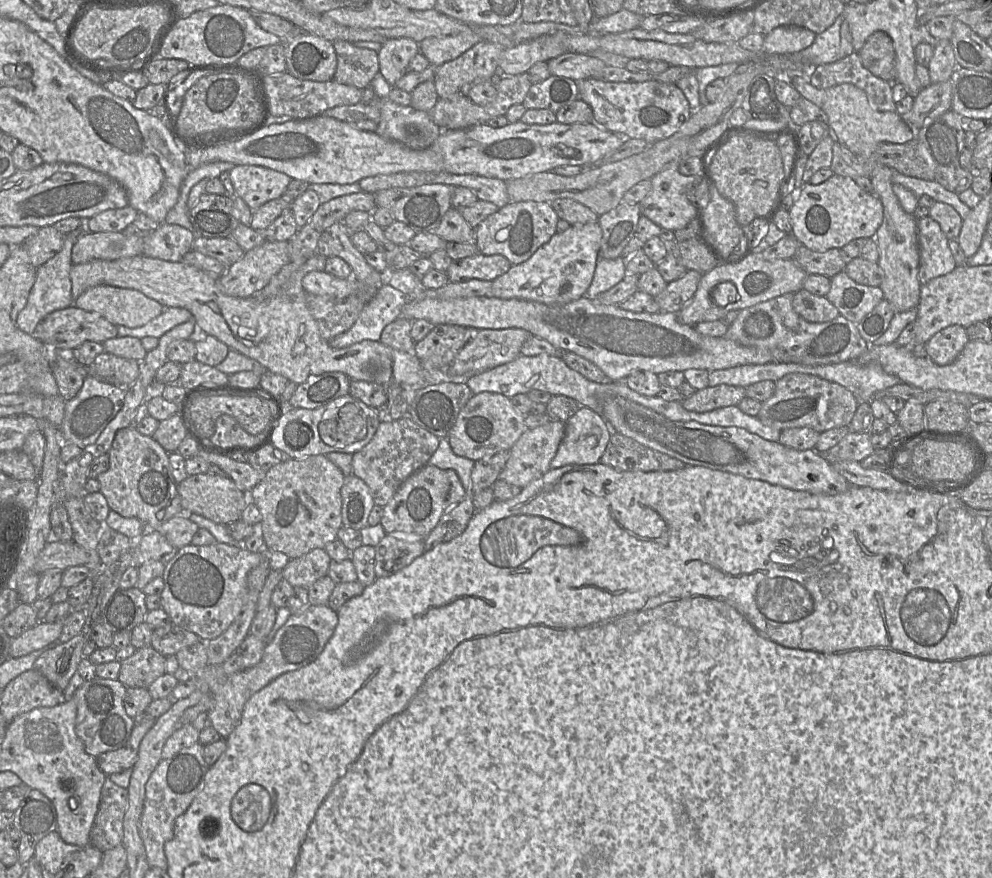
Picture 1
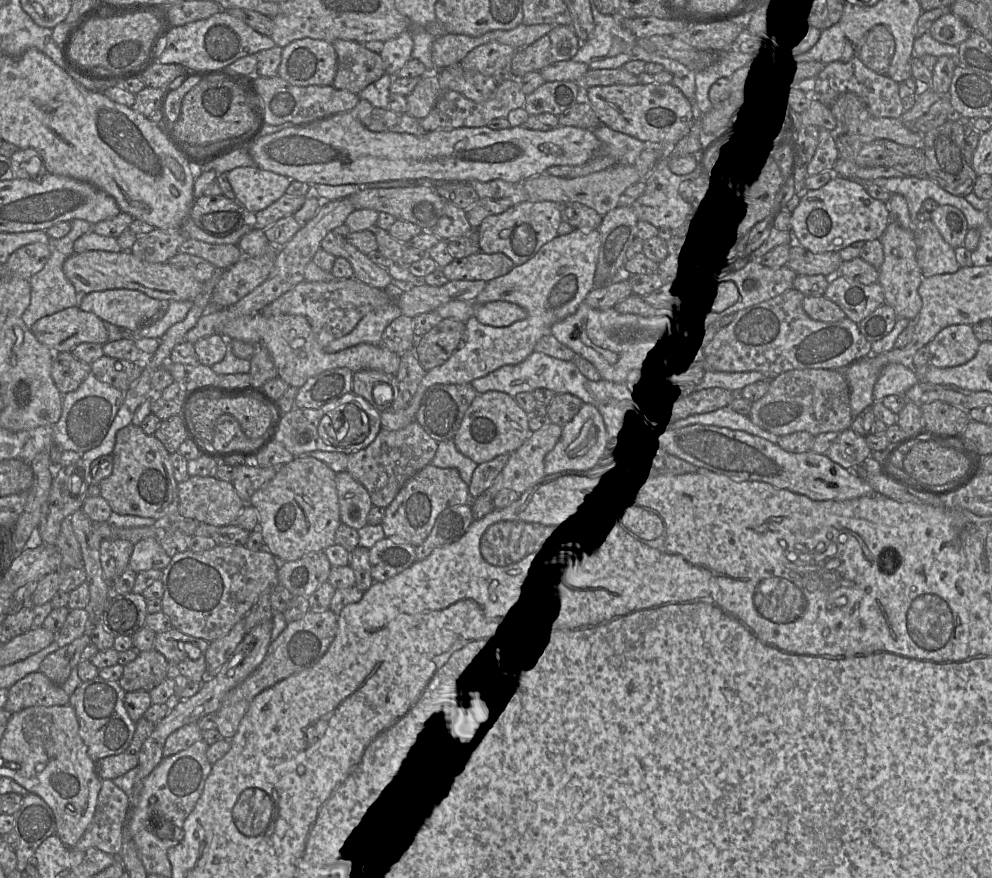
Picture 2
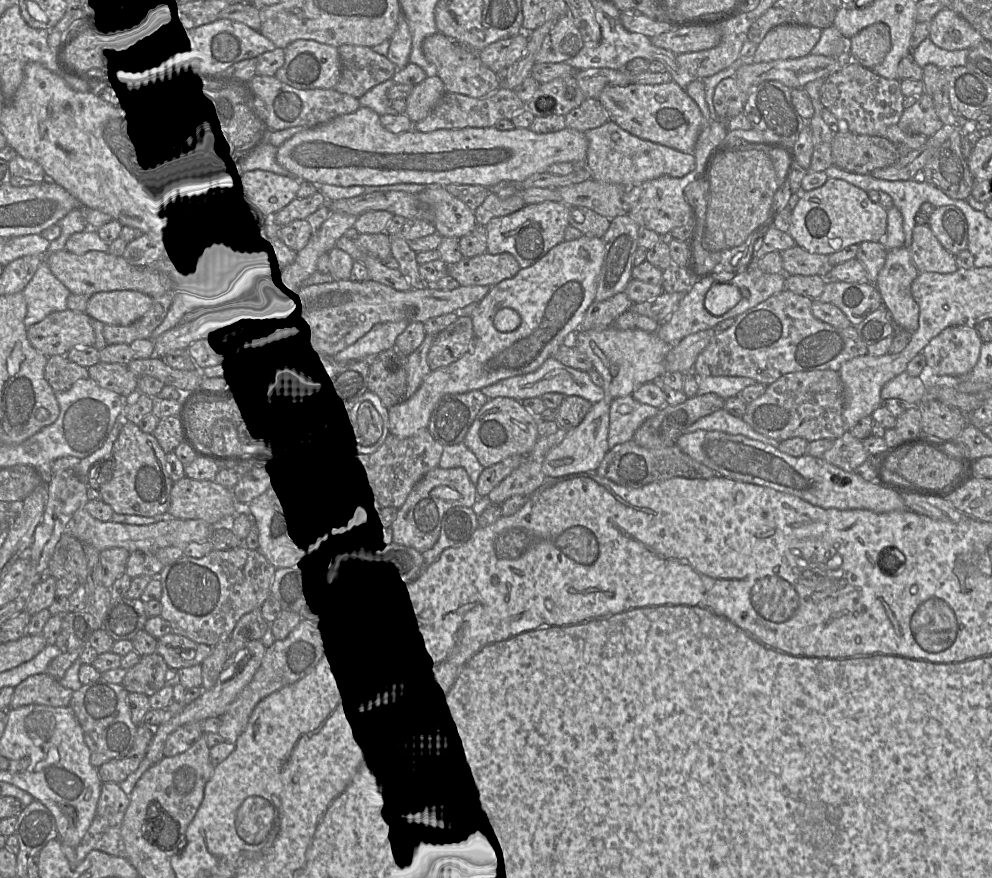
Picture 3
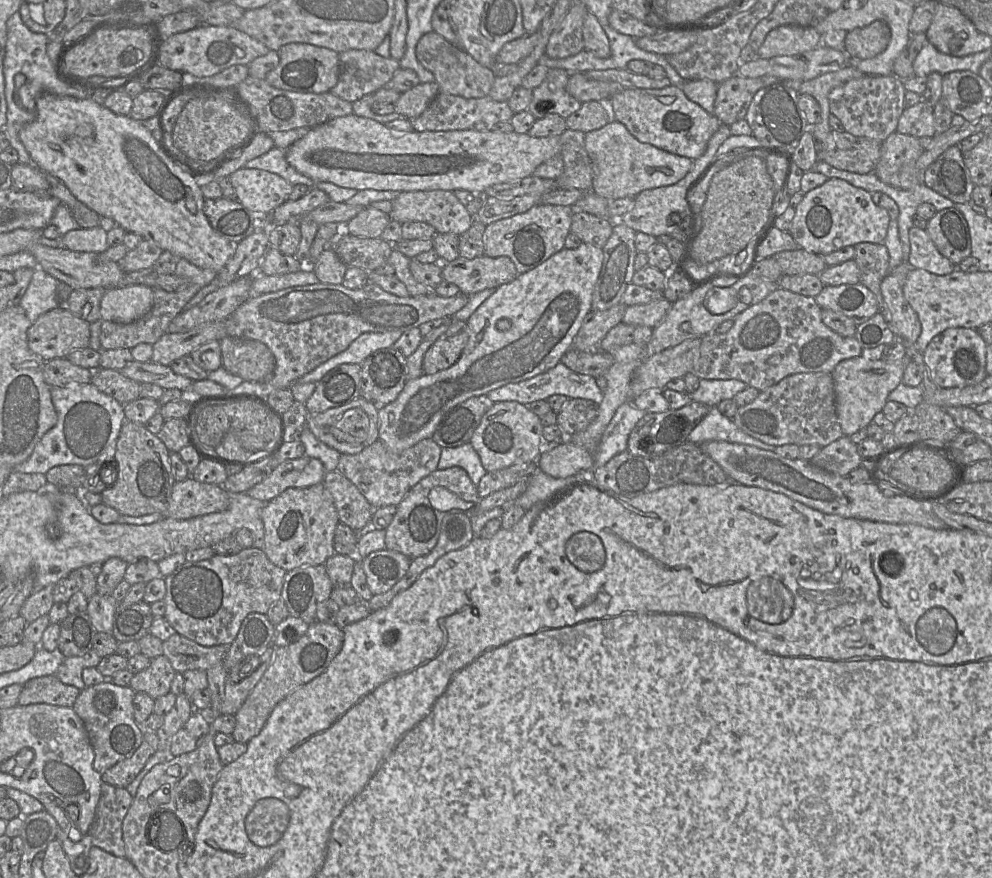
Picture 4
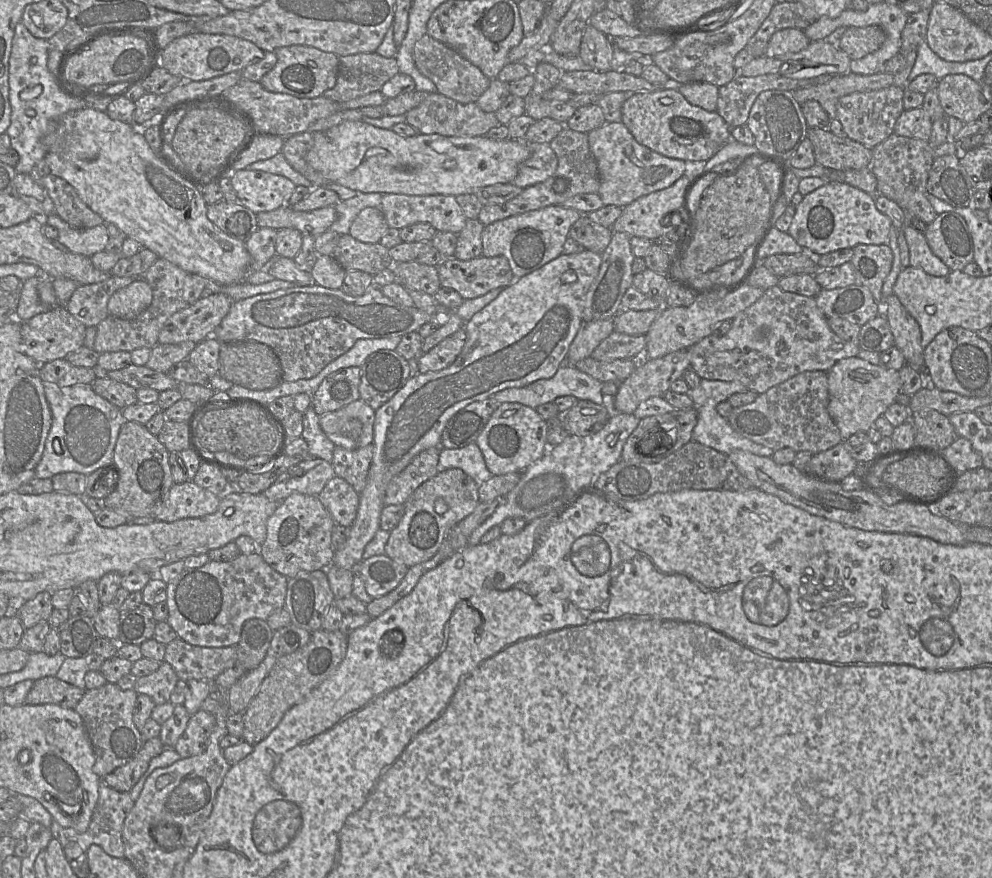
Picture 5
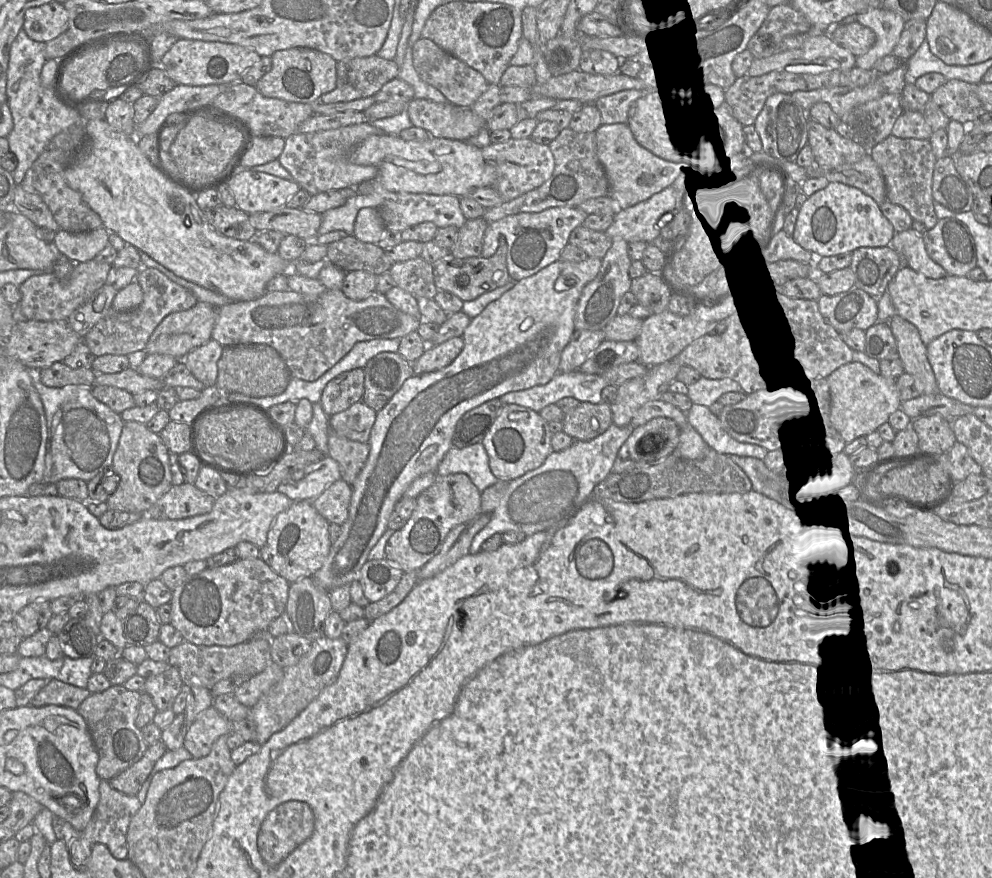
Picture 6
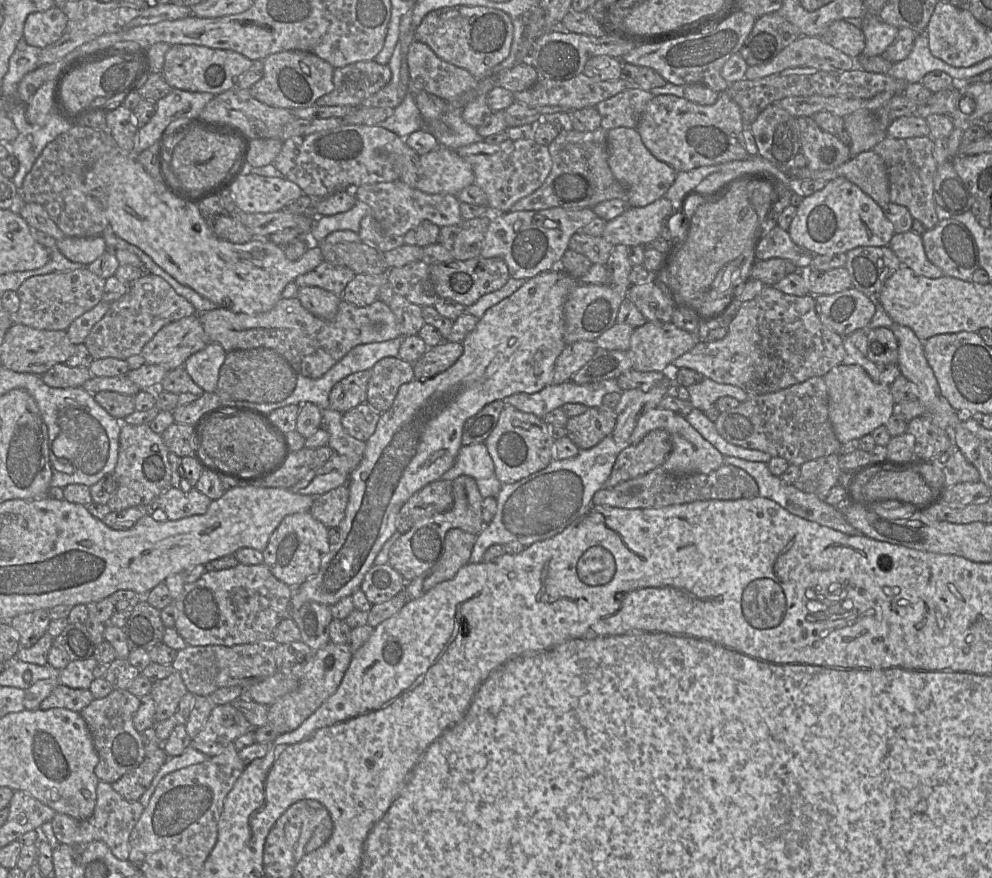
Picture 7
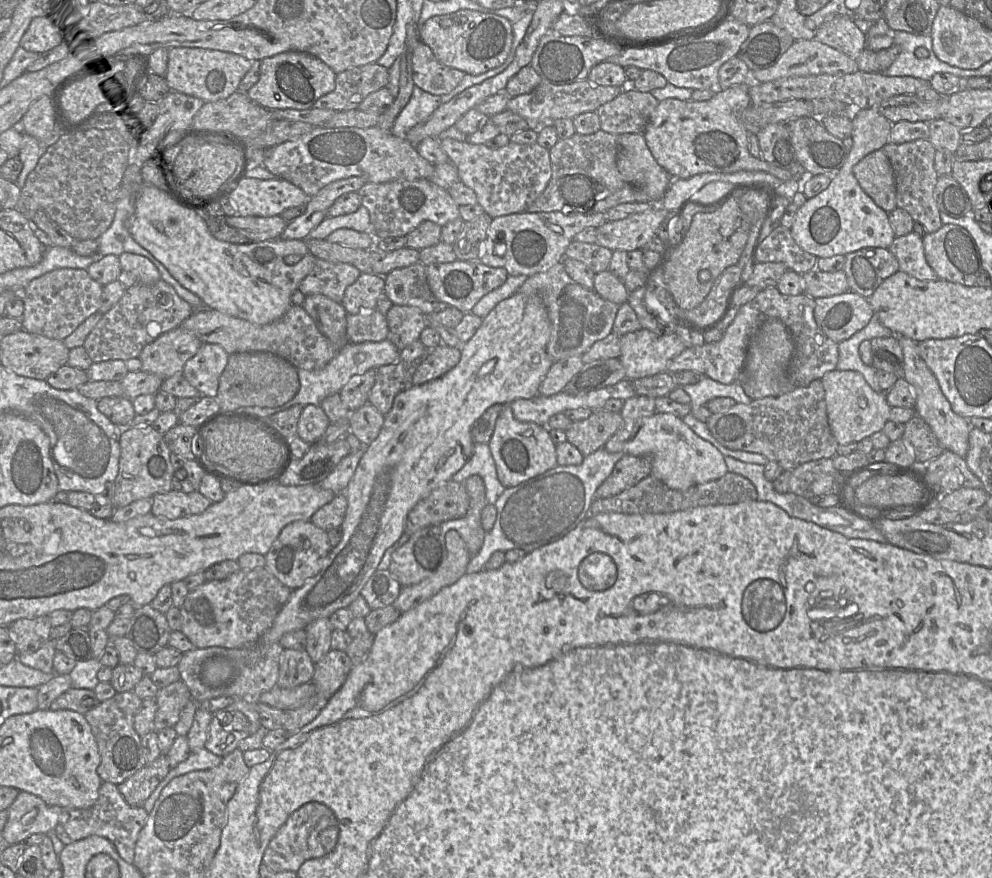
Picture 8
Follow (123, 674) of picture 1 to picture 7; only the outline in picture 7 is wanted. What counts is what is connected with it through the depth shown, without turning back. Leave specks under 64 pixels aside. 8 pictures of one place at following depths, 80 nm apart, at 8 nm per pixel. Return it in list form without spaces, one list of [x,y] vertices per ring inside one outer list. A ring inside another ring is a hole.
[[[178,671],[154,682],[150,695],[156,704],[155,723],[162,722],[176,713],[179,702],[188,692]]]

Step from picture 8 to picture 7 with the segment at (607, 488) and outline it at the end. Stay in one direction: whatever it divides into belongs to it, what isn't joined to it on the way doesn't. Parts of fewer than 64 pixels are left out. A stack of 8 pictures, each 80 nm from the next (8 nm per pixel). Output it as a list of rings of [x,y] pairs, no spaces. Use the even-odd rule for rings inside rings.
[[[655,429],[649,432],[639,443],[620,452],[603,487],[614,487],[662,466],[671,449],[671,437],[667,431]]]

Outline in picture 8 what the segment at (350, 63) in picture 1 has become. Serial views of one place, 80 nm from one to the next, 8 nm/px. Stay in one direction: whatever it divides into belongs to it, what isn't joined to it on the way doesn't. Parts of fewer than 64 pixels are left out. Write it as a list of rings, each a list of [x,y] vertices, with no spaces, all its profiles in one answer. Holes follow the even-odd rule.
[[[377,63],[352,67],[336,74],[334,90],[320,97],[313,107],[336,112],[358,109],[369,94],[388,82],[388,69]]]

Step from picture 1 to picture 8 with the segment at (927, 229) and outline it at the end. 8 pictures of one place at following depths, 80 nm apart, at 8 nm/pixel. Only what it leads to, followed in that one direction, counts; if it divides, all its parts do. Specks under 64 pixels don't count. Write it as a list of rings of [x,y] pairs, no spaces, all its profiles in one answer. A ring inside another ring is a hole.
[[[914,231],[895,237],[888,249],[897,258],[900,271],[919,280],[934,281],[938,279],[937,274],[926,260],[923,237]]]

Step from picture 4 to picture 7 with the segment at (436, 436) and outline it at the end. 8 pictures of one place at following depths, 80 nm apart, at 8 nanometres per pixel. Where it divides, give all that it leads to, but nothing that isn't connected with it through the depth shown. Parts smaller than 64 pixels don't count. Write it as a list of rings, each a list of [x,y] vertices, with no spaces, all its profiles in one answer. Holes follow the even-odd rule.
[[[496,400],[467,419],[462,430],[462,446],[484,443],[495,428],[503,408],[504,401]]]

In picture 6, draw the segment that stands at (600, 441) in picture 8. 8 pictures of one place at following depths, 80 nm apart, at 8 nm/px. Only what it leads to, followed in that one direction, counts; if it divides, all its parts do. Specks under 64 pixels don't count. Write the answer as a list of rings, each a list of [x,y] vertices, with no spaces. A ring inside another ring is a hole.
[[[581,402],[564,415],[562,424],[563,431],[574,441],[590,441],[603,434],[613,424],[611,407],[603,402]]]

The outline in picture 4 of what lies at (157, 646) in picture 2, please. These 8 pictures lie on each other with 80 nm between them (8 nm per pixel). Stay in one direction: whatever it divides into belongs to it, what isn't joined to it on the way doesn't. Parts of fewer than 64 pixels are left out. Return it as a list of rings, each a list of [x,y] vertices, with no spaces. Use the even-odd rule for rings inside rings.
[[[178,633],[173,634],[162,642],[163,655],[167,657],[176,672],[183,673],[187,670],[204,670],[213,667],[219,662],[224,663],[229,645],[203,646]]]

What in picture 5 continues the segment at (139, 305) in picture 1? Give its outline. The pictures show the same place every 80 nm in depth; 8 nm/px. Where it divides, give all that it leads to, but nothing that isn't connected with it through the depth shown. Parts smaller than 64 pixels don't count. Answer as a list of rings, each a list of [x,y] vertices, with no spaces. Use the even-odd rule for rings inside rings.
[[[137,279],[118,289],[108,300],[108,315],[132,319],[142,313],[152,302],[152,289],[144,279]]]

